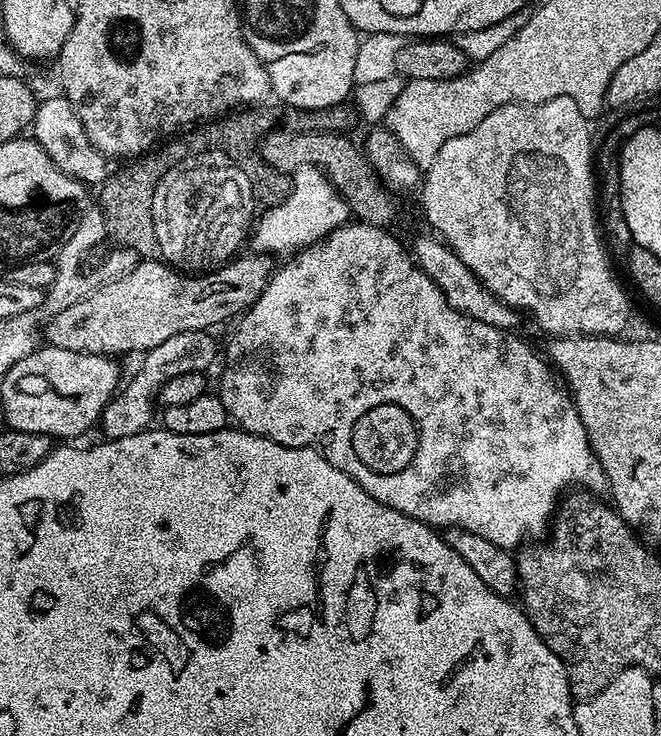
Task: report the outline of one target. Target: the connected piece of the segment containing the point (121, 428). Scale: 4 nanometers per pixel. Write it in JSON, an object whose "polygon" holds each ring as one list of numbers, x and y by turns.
{"polygon":[[186,330,182,334,174,334,166,338,166,342,154,346,149,352,143,353,140,369,132,376,132,381,128,385,117,391,116,395,109,400,104,408,104,413,99,418,98,428,109,440,118,438,130,438,130,434,138,434,149,427,152,420,152,403,155,405,158,400,158,393,170,378,175,378,177,374,190,374,191,372,209,371,215,360,218,360,218,348,216,352,216,340,212,337,211,331]]}

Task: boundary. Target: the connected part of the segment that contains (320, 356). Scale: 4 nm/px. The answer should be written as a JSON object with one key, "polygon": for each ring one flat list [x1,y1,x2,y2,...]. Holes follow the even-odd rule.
{"polygon":[[347,222,334,229,324,239,301,248,287,261,289,264,284,264,281,268,279,265,273,271,260,297,239,317,240,325,237,326,228,349,225,352,223,349,222,360,228,365,220,376,218,389,222,406,226,406,229,417,245,432,253,432,255,436,266,436,282,446,315,448,338,470,354,478,354,482,358,482,362,490,366,490,366,494,370,494,378,502,388,500,386,506,391,508,396,504,396,496,404,496,404,488,408,488,408,484,416,480,416,476,412,476,412,472,416,472,416,466,428,464,424,456,432,456,432,476,420,476,416,484,425,489,428,488,428,484,432,484,432,496,440,496,440,500,432,500,436,508,428,508,428,504,424,504,424,512,416,512,413,518,417,520,419,516,448,516,448,520,436,520,432,527,437,530,462,528,466,532,478,532,482,538,494,542,494,546,509,550,519,549,547,533,550,521,557,511,558,501,562,493,568,490,563,488,568,488,571,484,581,484,584,487,581,489,589,493,603,493,606,488,604,471,592,452,588,435,582,426,582,420,578,418,572,397,562,387,553,365,541,353,540,357,530,345,523,344,511,331,486,326,486,322,478,322,454,310,454,306,446,302,440,287,417,265,413,253,404,252,403,246,390,232,387,227],[372,404,400,404,400,408,408,408,408,412,412,412,412,416,420,420,420,432,424,432,424,436,420,436,420,452,416,452,416,460,408,465,408,472,396,472,396,476,386,478,376,476,376,472,368,472,364,464,360,464,360,460,352,456,352,448,348,448,348,428,352,428,352,424,356,424,356,416,364,416,364,408,372,408]]}

